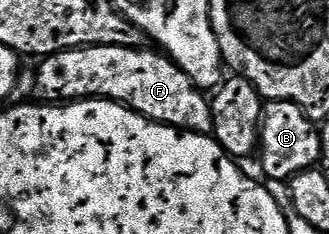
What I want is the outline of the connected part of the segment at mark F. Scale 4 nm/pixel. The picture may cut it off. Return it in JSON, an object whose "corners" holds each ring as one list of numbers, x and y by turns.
{"corners":[[88,45,85,49,53,53,38,64,41,66,33,81,33,93,37,96,34,98,45,103,82,99,115,101,143,115,148,121,158,121,160,125,172,125,191,133,212,134,210,98,168,56,157,53,148,53,145,47,124,49,118,45]]}

